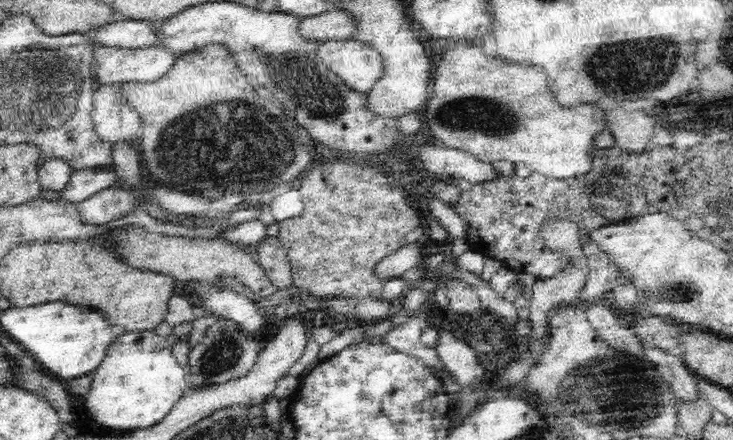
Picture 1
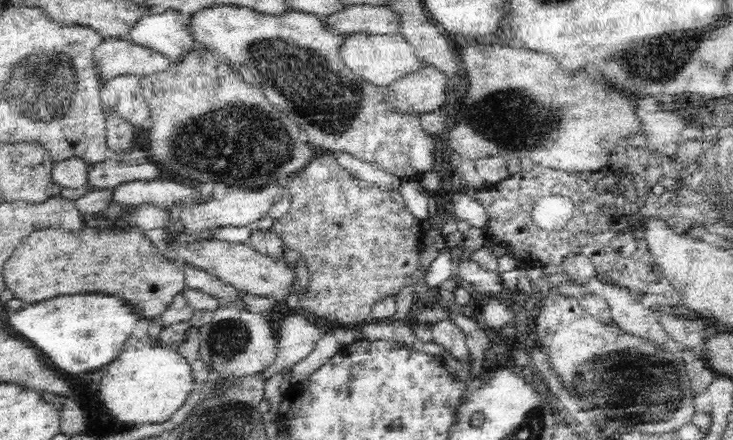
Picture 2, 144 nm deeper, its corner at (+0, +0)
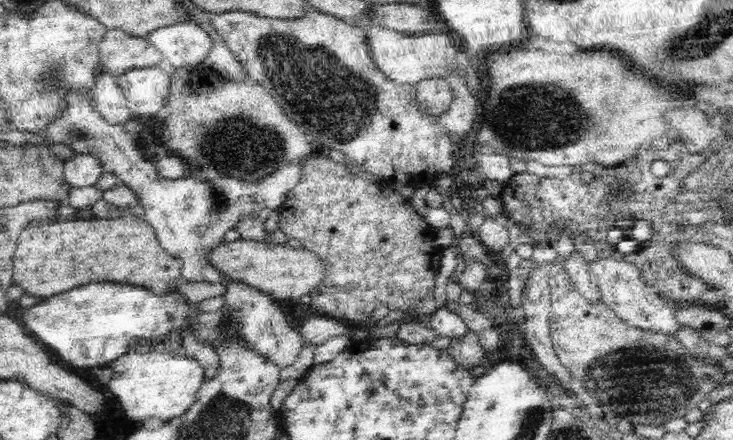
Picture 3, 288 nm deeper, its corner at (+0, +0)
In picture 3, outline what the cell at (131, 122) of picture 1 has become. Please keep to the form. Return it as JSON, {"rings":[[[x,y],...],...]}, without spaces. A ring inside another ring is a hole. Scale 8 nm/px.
{"rings":[[[160,64],[156,68],[140,68],[140,70],[132,70],[126,72],[118,78],[120,88],[124,90],[128,108],[132,112],[132,116],[146,120],[148,116],[156,116],[162,108],[164,108],[164,98],[168,98],[168,72],[164,72],[160,68]]]}

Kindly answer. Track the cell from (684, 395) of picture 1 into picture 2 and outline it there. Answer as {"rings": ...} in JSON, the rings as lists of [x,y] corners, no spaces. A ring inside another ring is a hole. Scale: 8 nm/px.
{"rings":[[[598,274],[592,276],[584,286],[562,286],[560,288],[560,294],[568,294],[568,296],[574,296],[580,300],[582,294],[598,294],[606,300],[606,304],[610,306],[610,316],[612,316],[612,322],[616,326],[620,326],[624,332],[628,334],[634,334],[634,336],[640,336],[640,338],[646,338],[646,340],[652,340],[654,344],[658,344],[660,348],[664,348],[666,352],[672,352],[672,354],[682,354],[682,344],[678,344],[674,338],[670,338],[670,334],[666,332],[666,328],[660,324],[660,312],[650,306],[646,308],[642,304],[642,296],[636,296],[634,292],[630,292],[628,288],[624,286],[618,286],[614,282],[608,282],[608,280],[600,280]]]}

